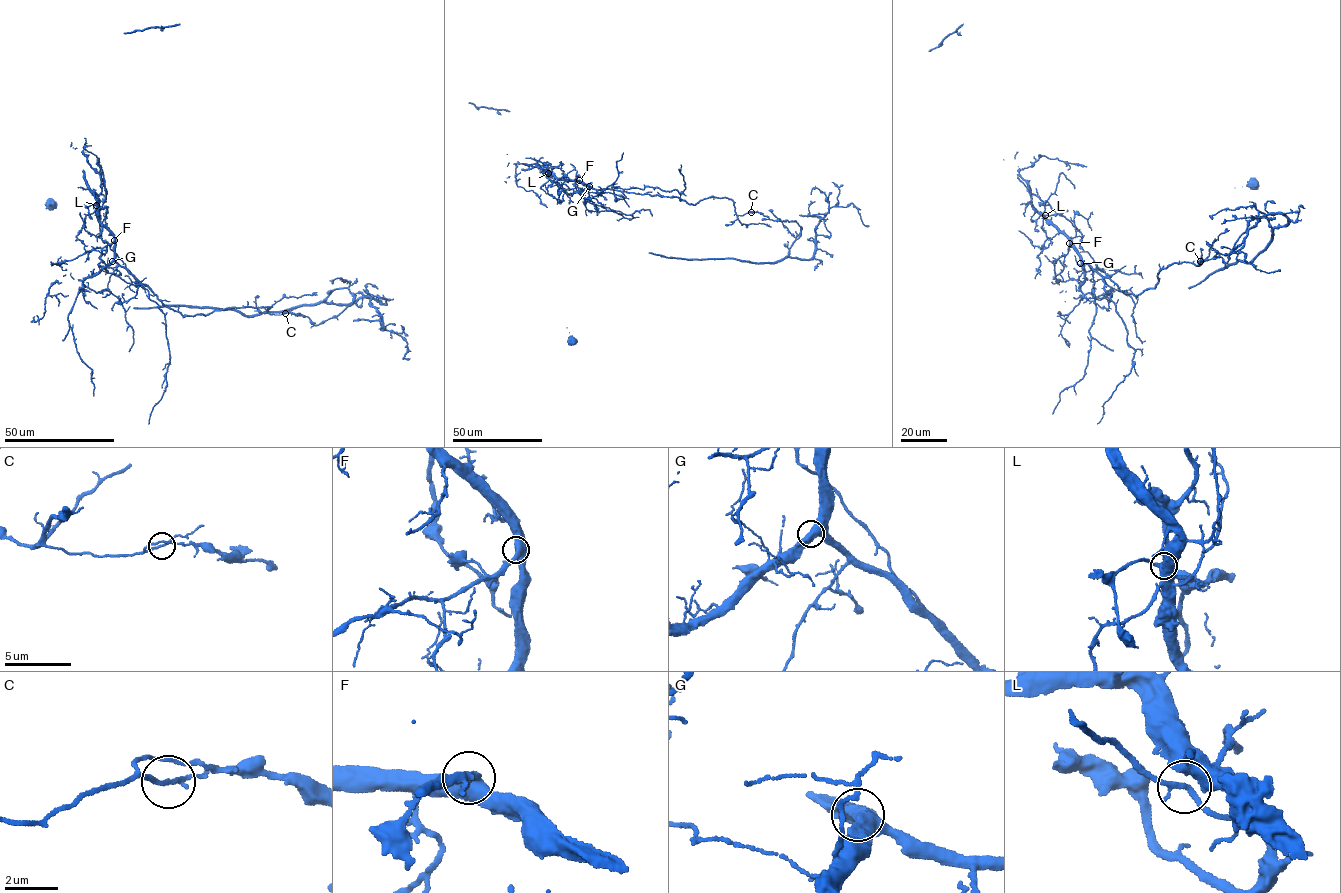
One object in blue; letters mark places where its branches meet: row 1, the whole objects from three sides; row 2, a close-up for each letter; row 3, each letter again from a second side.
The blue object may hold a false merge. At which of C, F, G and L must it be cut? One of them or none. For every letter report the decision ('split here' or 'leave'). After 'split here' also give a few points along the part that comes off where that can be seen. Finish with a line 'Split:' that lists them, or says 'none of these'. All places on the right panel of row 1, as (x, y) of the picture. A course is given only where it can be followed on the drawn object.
C: split here; course (1200, 261), (1220, 257), (1226, 263), (1247, 223), (1259, 212), (1265, 214), (1272, 235), (1266, 249), (1188, 288)
F: leave
G: leave
L: leave
Split: C

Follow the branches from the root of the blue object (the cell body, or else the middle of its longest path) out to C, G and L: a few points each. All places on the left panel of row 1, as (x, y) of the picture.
C: (50, 203), (135, 308), (255, 316), (316, 305), (336, 289), (354, 296), (316, 325), (285, 313)
G: (50, 203), (135, 308), (255, 316), (347, 288), (353, 300), (316, 325), (269, 307), (182, 315), (112, 261)
L: (50, 203), (135, 308), (353, 300), (316, 325), (182, 315), (116, 263), (96, 205)

